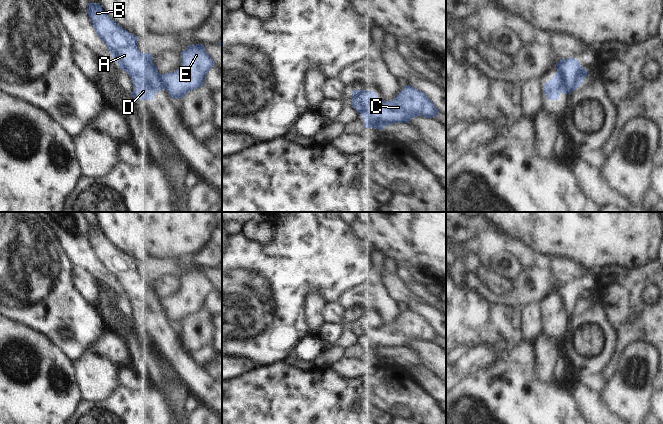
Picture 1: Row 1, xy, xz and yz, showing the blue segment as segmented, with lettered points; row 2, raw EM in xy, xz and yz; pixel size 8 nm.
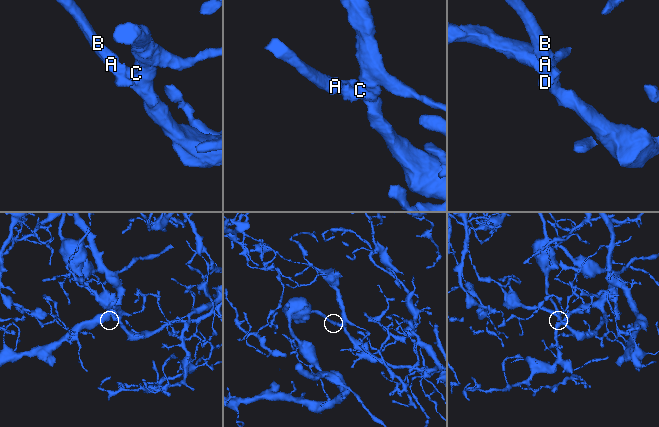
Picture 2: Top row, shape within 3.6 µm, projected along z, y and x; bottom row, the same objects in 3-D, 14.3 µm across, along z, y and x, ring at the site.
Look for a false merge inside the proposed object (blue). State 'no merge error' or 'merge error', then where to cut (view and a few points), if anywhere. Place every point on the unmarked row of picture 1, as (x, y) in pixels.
merge error | xy (153, 289), (153, 302), (163, 312)

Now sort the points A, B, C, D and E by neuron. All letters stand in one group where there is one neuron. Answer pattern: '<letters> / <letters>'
A B D / C E

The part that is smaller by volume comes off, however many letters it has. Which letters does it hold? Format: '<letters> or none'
A, B, D

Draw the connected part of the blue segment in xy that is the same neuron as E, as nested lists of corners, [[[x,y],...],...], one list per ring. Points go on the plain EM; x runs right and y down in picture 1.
[[[204,268],[190,269],[182,275],[181,291],[174,296],[160,298],[156,289],[153,301],[171,322],[181,323],[189,315],[204,310],[206,298],[214,290],[213,284],[205,276]]]

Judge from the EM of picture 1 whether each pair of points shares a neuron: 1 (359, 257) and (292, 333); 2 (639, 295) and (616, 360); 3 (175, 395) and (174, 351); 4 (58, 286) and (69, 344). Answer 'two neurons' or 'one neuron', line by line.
1: one neuron
2: one neuron
3: two neurons
4: one neuron

